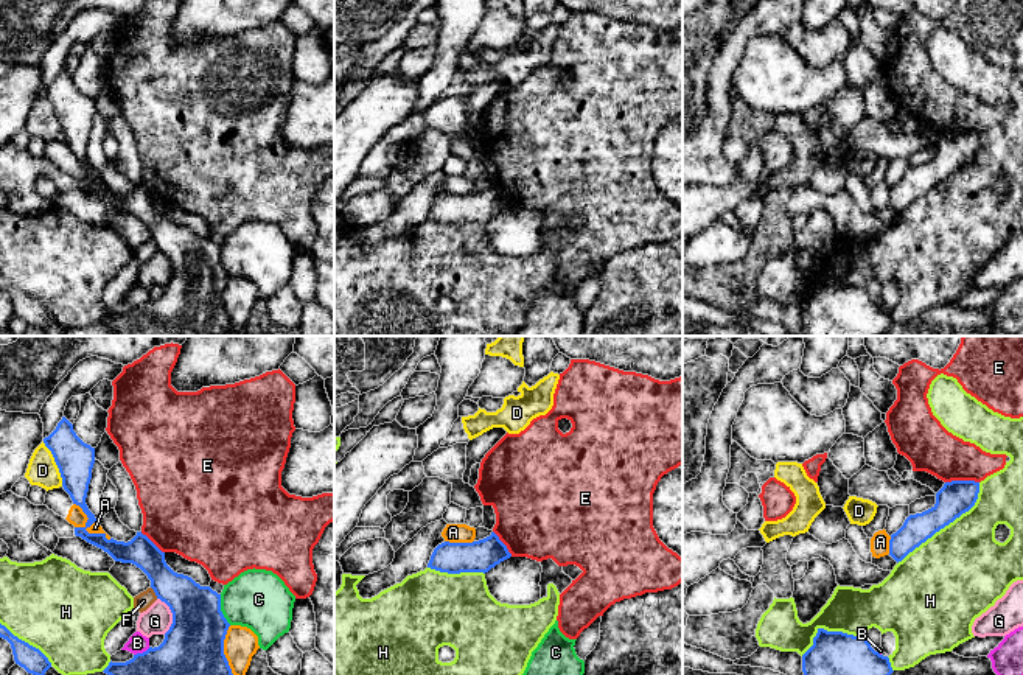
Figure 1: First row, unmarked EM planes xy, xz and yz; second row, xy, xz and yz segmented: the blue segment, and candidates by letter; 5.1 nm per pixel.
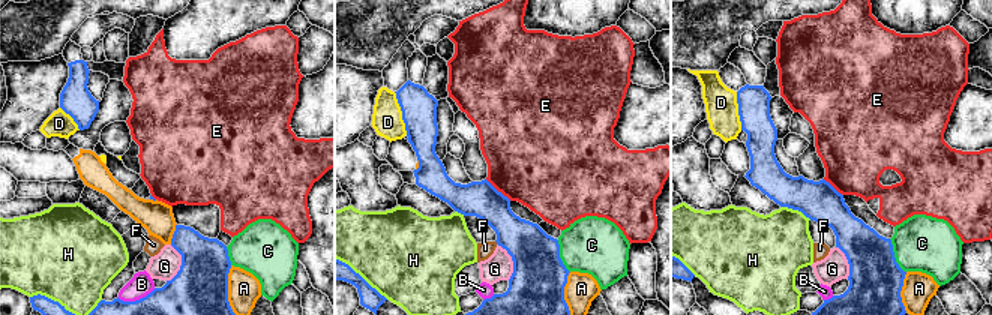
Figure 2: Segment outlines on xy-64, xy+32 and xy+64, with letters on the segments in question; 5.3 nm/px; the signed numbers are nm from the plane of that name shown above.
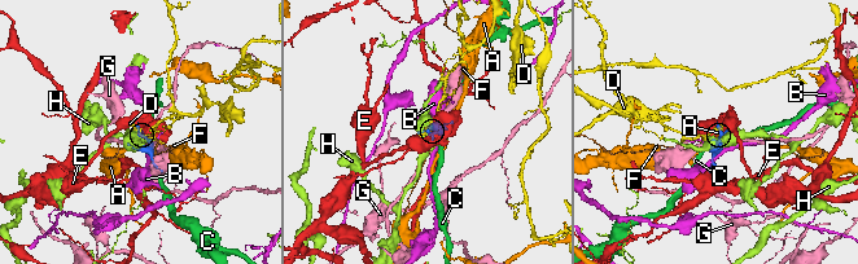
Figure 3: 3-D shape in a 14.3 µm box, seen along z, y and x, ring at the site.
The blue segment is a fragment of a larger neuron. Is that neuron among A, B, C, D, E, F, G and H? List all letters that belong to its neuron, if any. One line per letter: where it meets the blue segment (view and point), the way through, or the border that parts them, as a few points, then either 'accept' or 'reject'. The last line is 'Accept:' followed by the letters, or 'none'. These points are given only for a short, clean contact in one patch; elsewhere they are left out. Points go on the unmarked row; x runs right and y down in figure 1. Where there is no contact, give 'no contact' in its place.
A: xy (86, 179) | reject
B: xy (143, 304) | reject
C: xy (219, 262) | along xy (219, 246), (219, 262), (230, 276) | reject
D: xy (56, 115) | along xy (42, 94), (53, 109), (62, 137) | reject
E: yz (961, 132) | reject
F: xy (154, 243) | along xy (151, 238), (157, 249) | reject
G: xy (173, 266) | reject
H: yz (946, 176) | reject
Accept: none

